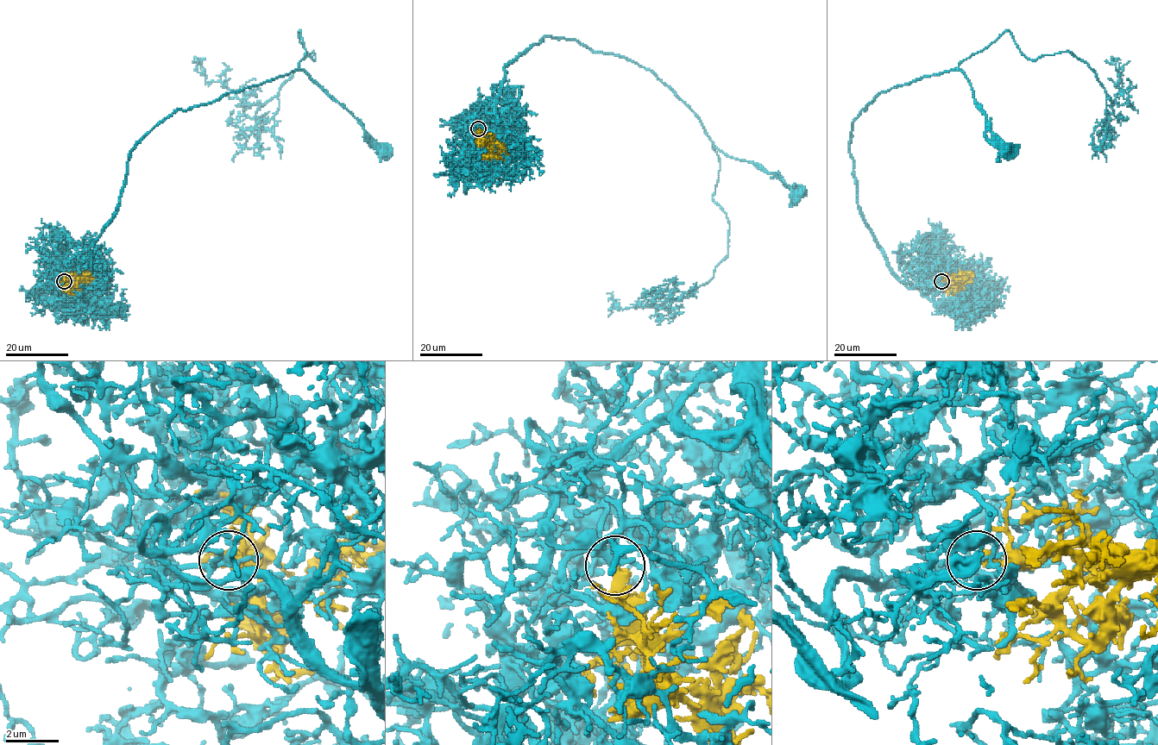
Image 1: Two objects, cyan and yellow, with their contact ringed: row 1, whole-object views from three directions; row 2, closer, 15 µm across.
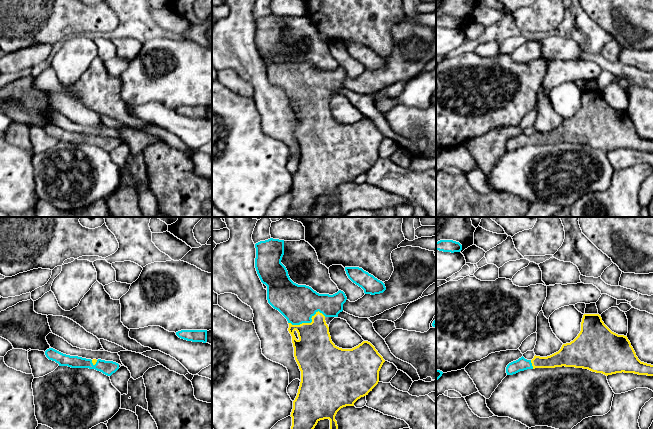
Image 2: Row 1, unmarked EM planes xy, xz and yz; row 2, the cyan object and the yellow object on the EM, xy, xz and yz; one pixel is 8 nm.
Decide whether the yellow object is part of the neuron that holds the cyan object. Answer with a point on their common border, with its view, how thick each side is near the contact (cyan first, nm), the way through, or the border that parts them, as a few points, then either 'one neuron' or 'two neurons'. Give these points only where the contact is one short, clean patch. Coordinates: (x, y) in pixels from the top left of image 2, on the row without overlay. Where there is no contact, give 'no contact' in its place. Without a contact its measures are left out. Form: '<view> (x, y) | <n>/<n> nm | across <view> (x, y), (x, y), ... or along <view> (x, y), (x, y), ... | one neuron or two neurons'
xz (308, 98) | 300/320 nm | one neuron

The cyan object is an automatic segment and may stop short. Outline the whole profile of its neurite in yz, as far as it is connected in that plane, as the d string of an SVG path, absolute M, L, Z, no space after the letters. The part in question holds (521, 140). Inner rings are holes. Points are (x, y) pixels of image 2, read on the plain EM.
M584 90L578 112L570 119L563 120L558 128L547 133L535 131L532 136L527 136L522 132L507 141L506 149L513 151L527 145L562 142L588 145L606 152L622 148L653 152L653 141L641 138L627 112L612 108L604 100L599 90Z

